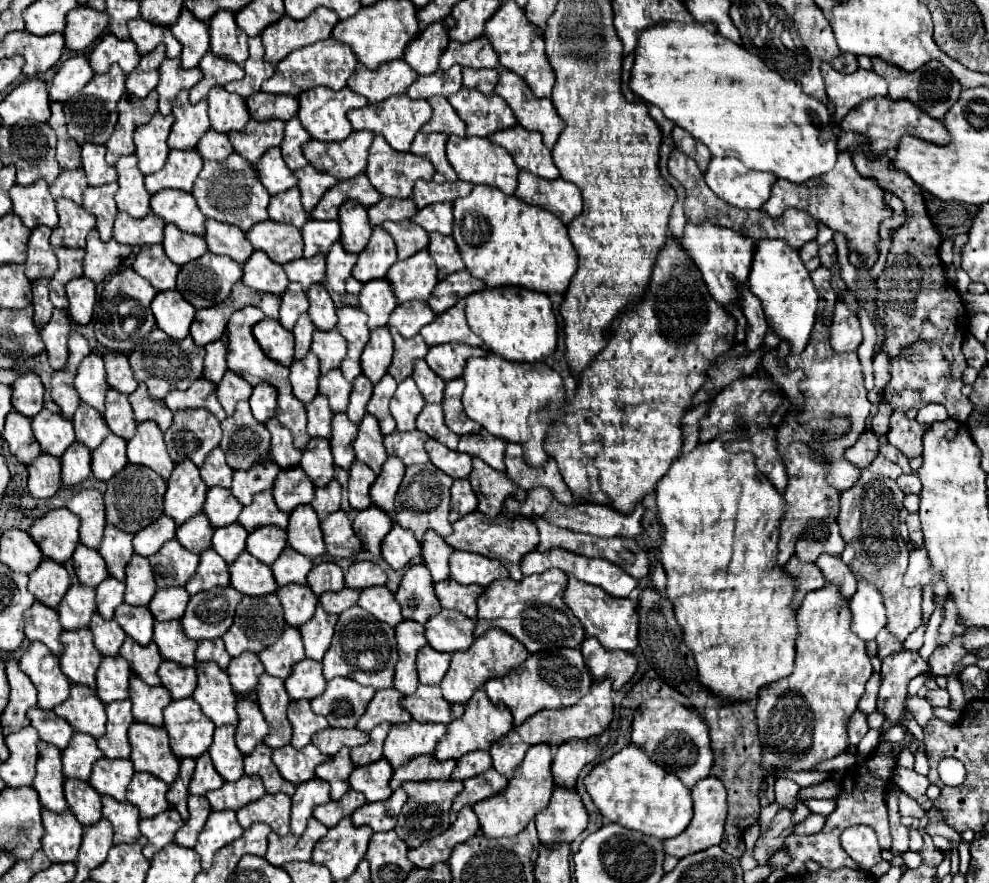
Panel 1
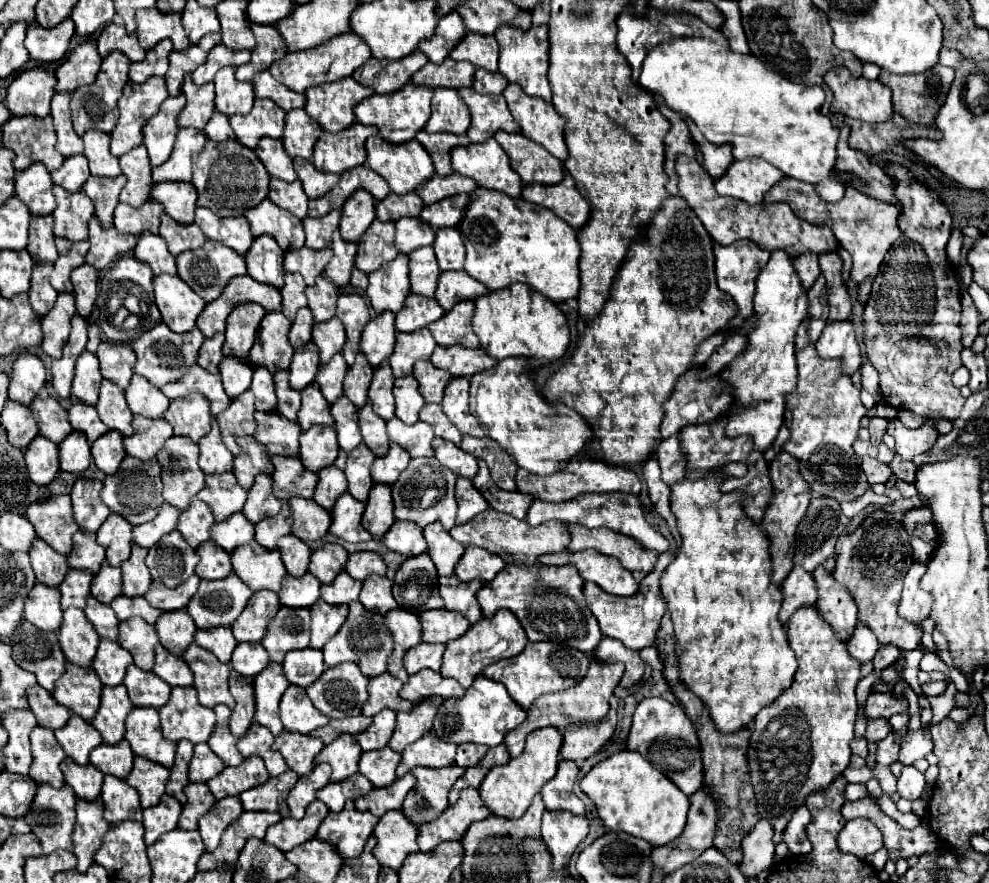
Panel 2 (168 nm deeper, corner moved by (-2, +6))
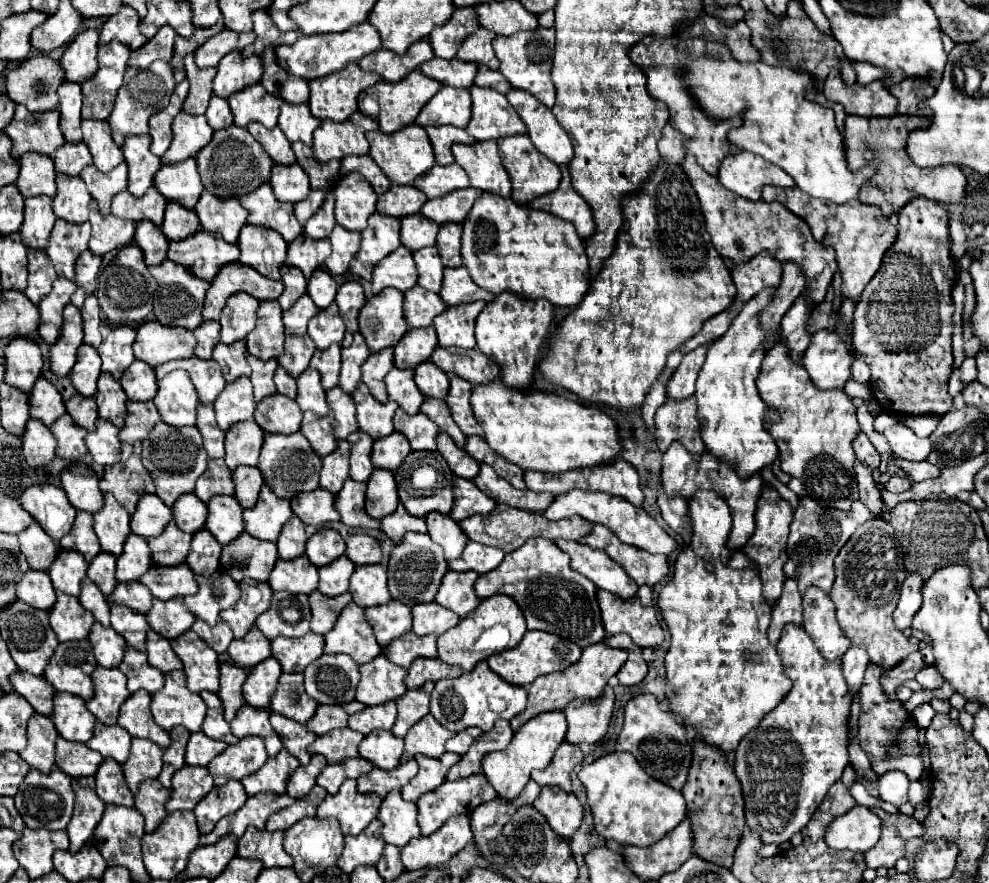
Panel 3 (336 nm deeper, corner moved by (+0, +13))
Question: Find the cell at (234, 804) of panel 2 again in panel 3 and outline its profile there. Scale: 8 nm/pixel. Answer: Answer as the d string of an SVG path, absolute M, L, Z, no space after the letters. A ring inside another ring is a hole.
M229 781L223 787L213 787L211 793L201 803L197 803L193 811L197 817L199 831L207 835L221 817L241 809L245 801L247 801L247 795L239 781Z

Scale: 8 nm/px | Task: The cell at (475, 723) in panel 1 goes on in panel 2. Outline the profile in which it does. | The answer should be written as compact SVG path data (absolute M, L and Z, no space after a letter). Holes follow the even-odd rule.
M479 674L473 684L465 690L461 698L445 698L439 706L439 712L433 722L433 732L447 742L463 744L463 742L477 742L489 748L499 746L505 734L517 728L527 718L527 712L509 696L503 684L489 680L487 676Z

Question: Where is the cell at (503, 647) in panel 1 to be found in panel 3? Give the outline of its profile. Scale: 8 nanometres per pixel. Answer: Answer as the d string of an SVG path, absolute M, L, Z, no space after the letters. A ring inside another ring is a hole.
M493 595L489 599L483 599L475 609L475 613L461 619L453 629L449 629L437 639L439 659L447 661L449 665L463 667L463 671L471 671L477 663L489 656L517 647L525 631L527 631L525 617L517 607L517 603L507 595ZM479 641L483 641L483 647L475 647Z

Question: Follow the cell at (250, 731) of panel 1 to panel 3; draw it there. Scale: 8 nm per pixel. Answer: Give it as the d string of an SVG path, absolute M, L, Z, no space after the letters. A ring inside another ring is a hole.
M221 663L221 689L219 689L219 699L223 701L223 709L225 709L225 721L231 723L237 715L237 711L245 705L243 695L241 695L241 687L247 679L247 673L231 663Z

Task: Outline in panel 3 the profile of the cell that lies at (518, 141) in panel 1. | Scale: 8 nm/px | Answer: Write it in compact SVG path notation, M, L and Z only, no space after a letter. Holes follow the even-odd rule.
M509 135L509 137L501 137L497 139L499 143L499 155L503 159L503 165L511 177L513 183L513 199L517 203L529 203L535 197L541 197L545 193L551 193L557 189L559 181L561 181L561 171L559 165L549 161L543 153L537 153L535 145L529 141L527 135Z

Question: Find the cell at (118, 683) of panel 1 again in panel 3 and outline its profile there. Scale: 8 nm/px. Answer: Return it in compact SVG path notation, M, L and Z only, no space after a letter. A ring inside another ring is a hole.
M95 621L89 633L89 641L93 645L97 665L109 669L119 667L119 661L127 649L127 641L117 631L113 631L111 627L103 627L101 623Z

